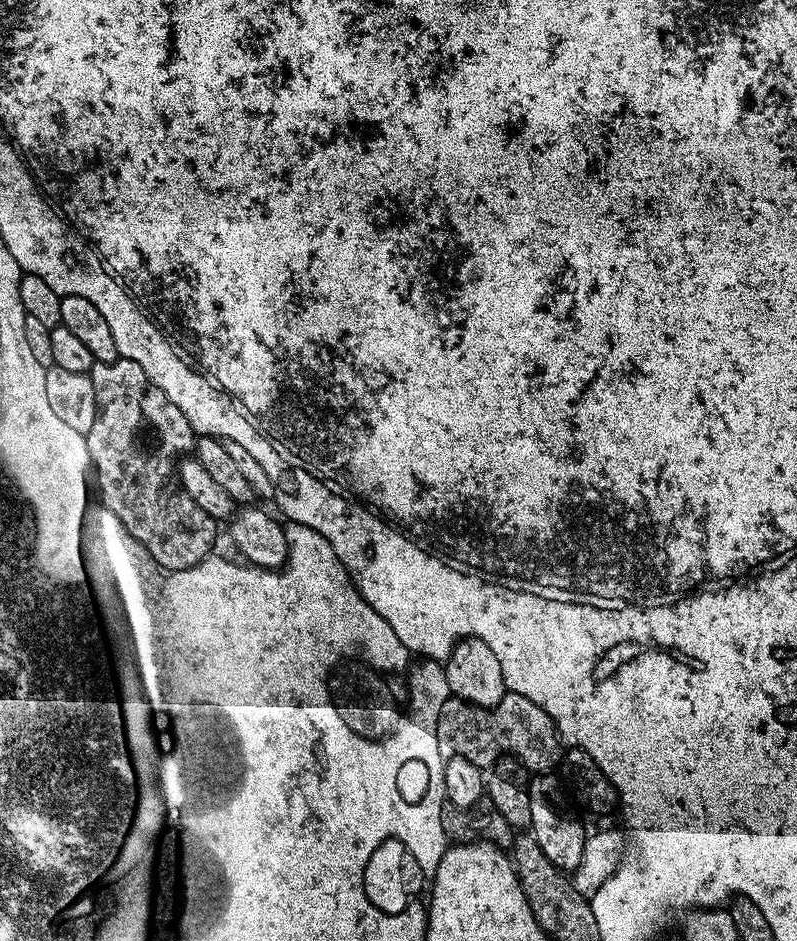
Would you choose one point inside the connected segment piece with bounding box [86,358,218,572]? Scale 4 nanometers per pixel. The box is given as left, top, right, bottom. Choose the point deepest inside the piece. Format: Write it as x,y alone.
163,520

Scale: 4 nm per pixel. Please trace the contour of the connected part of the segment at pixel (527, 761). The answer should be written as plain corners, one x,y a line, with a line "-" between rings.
505,691
503,698
493,708
477,708
464,701
450,698
442,706
438,714
438,750
445,758
459,758
469,760
471,764
491,766
507,754
516,757
529,773
551,773
559,765
562,759
562,741
556,732
556,723
530,698
526,698
517,692

